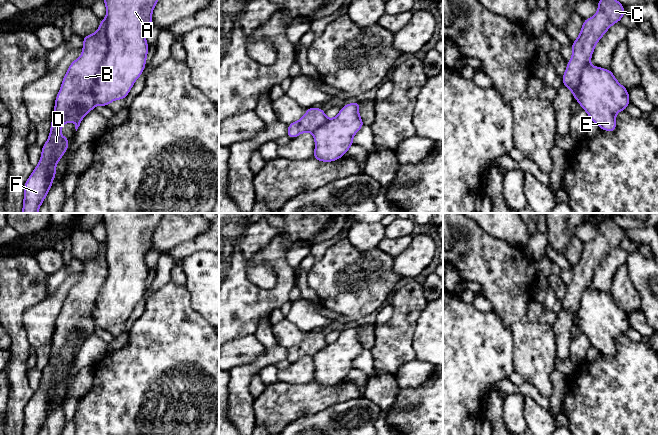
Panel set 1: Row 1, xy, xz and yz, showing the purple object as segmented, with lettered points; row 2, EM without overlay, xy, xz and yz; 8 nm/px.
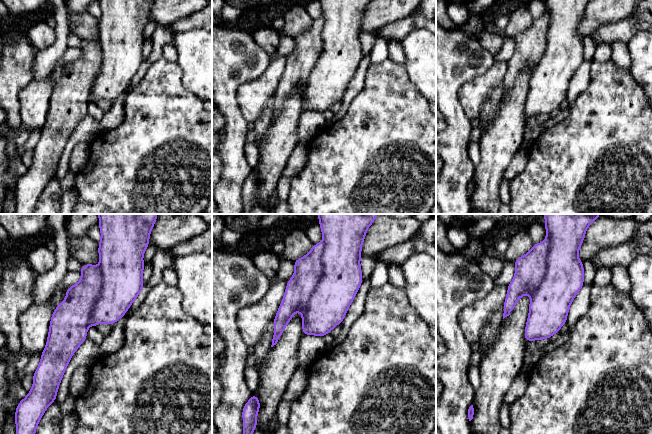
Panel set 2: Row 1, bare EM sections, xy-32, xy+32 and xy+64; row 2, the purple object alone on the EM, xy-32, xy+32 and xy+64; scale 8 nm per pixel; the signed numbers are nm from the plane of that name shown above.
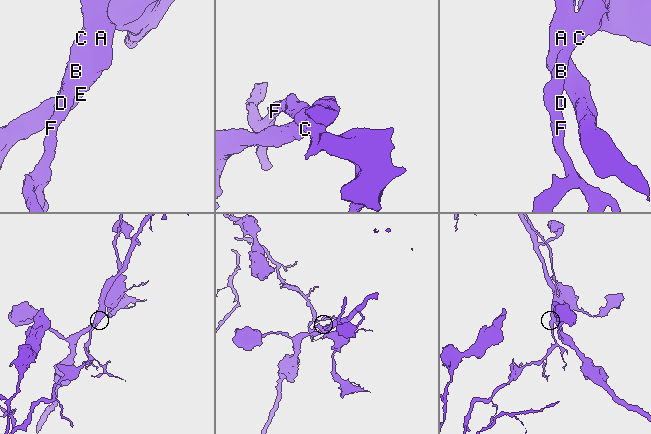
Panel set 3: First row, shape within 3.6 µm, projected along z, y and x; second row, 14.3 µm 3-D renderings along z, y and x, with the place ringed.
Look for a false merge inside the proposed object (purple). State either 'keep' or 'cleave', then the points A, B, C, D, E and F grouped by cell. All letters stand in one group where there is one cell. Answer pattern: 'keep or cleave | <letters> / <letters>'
cleave | A E / B C D F

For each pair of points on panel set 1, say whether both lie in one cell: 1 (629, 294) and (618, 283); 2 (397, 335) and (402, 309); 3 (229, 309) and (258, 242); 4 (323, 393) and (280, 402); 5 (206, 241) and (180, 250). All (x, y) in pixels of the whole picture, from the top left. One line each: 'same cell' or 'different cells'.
1: same cell
2: same cell
3: different cells
4: same cell
5: same cell

